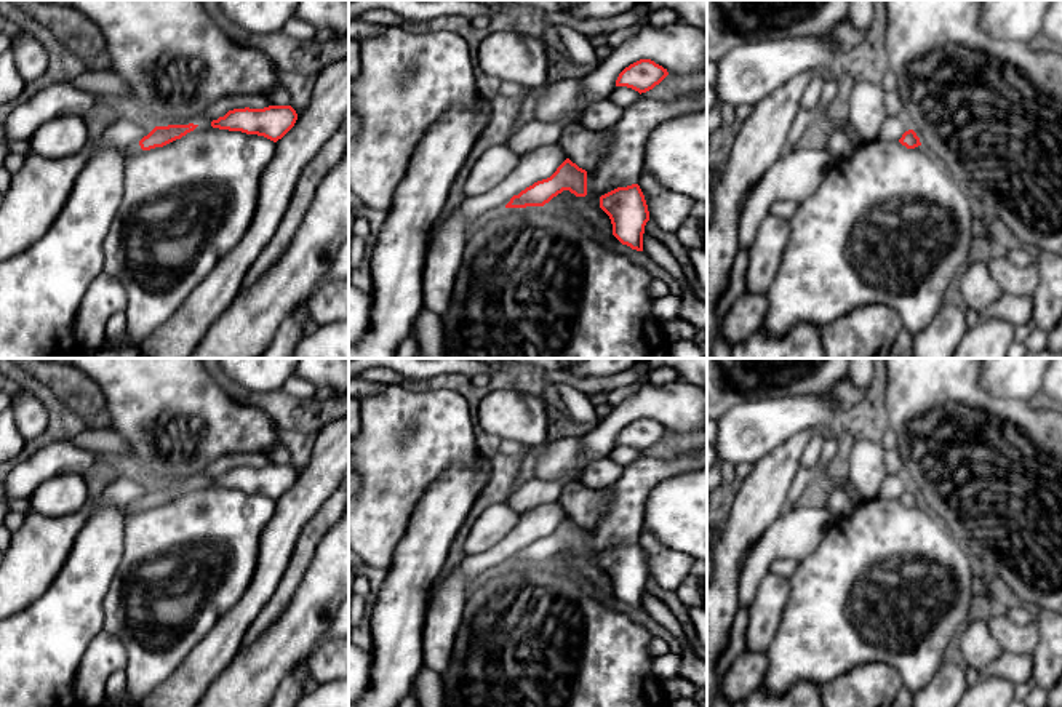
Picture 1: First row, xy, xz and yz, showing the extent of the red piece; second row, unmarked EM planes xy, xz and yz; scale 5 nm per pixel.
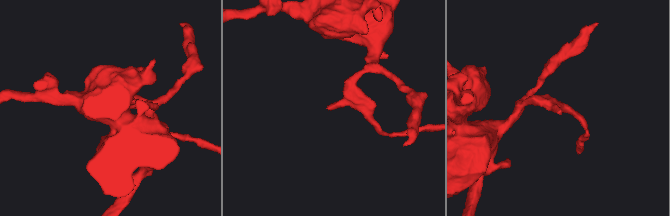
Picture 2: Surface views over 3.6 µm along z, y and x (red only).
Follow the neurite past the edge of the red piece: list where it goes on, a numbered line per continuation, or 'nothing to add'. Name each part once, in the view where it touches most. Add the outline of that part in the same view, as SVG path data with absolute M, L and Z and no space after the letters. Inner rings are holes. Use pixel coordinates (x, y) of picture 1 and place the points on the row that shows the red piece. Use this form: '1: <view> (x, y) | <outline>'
1: xy (133, 149) | M139 141L134 142L134 144L131 144L131 146L123 147L123 157L125 157L125 160L130 158L130 157L133 157L133 155L136 155L136 154L139 154L139 152L142 152L142 149L139 146Z

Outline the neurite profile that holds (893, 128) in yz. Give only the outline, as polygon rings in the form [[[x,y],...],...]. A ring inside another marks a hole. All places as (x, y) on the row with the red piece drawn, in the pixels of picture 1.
[[[904,115],[889,117],[880,133],[880,141],[899,141],[905,131],[912,130]]]

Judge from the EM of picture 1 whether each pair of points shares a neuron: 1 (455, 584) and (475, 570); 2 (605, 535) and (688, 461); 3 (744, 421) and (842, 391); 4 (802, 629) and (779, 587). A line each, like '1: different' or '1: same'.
1: same
2: same
3: same
4: different

